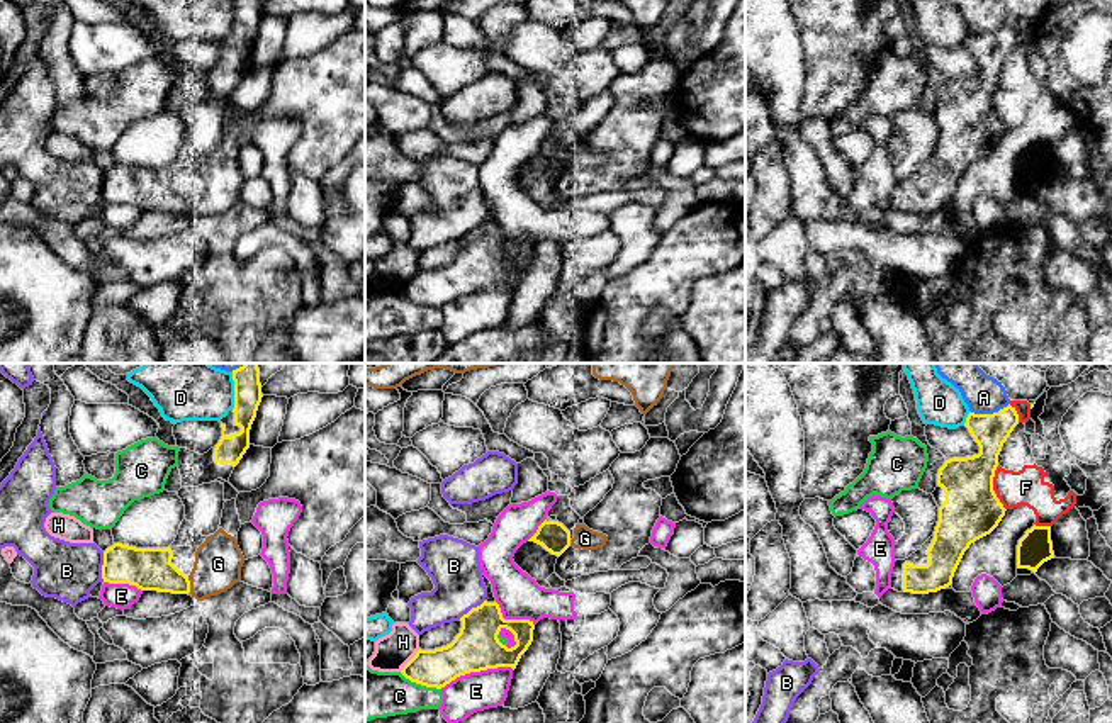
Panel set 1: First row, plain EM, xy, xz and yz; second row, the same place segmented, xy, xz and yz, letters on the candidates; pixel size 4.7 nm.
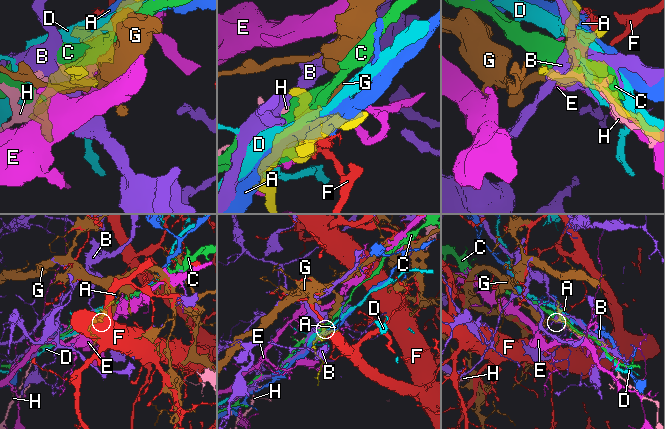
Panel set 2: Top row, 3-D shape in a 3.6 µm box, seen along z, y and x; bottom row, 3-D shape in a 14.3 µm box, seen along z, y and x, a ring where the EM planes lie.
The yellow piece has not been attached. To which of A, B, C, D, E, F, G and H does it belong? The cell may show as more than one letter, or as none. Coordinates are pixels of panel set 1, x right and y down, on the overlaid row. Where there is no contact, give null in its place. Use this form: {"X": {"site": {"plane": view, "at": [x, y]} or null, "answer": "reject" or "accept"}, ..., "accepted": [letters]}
{"A": {"site": {"plane": "yz", "at": [990, 414]}, "answer": "reject"}, "B": {"site": {"plane": "xy", "at": [102, 567]}, "answer": "reject"}, "C": {"site": {"plane": "xz", "at": [420, 683]}, "answer": "reject"}, "D": {"site": {"plane": "yz", "at": [966, 418]}, "answer": "reject"}, "E": {"site": {"plane": "xz", "at": [476, 671]}, "answer": "reject"}, "F": {"site": {"plane": "yz", "at": [992, 487]}, "answer": "reject"}, "G": {"site": {"plane": "xy", "at": [189, 584]}, "answer": "accept"}, "H": {"site": {"plane": "xz", "at": [409, 661]}, "answer": "reject"}, "accepted": ["G"]}

